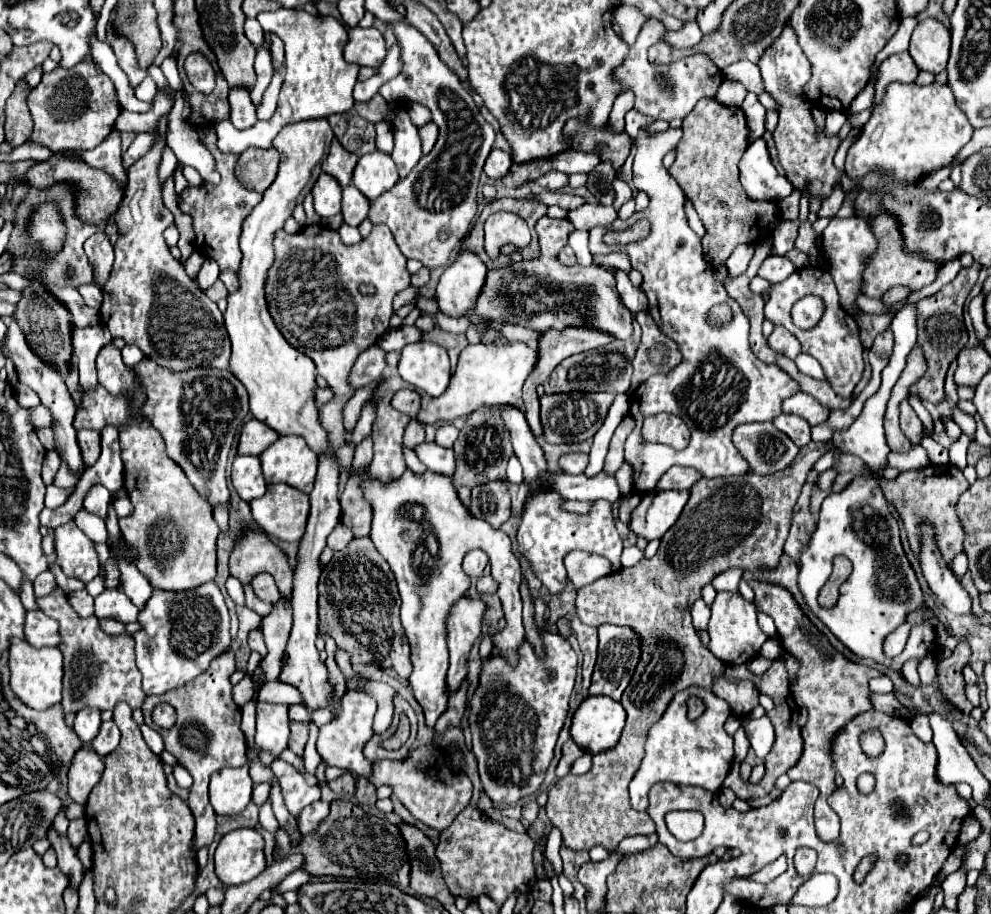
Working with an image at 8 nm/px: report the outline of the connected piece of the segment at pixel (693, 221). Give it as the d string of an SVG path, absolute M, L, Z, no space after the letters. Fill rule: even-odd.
M686 198L685 212L688 218L689 225L696 232L696 234L700 238L702 238L705 234L705 228L696 210L694 209L692 202L688 198Z

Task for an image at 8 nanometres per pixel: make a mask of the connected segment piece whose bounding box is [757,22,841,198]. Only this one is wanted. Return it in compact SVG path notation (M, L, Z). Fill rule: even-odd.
M787 22L781 36L763 52L763 58L757 62L763 82L765 82L765 90L779 102L779 124L773 132L775 144L777 144L777 152L779 152L779 162L787 172L789 182L799 188L803 192L803 188L807 186L811 196L829 196L831 188L837 180L837 176L841 176L837 172L837 168L833 166L833 156L837 152L839 140L827 140L825 136L821 140L815 140L815 124L813 118L809 116L809 102L805 102L803 96L803 84L807 84L809 74L811 74L811 64L807 62L797 38L795 38L795 30L791 28L791 24Z

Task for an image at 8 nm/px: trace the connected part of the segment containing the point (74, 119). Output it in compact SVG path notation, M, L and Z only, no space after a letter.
M81 62L71 70L57 68L45 72L41 82L31 90L27 104L35 122L29 142L47 146L53 152L67 150L69 146L73 147L69 149L95 148L111 133L113 120L121 112L113 82L93 62Z

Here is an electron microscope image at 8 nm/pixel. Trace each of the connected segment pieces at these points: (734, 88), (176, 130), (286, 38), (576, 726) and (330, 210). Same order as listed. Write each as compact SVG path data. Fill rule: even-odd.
M723 82L715 98L725 106L741 106L745 96L747 96L747 90L741 86L741 82Z
M185 92L175 94L175 104L169 112L169 130L167 130L167 146L175 152L177 160L183 164L193 166L205 182L211 182L213 186L219 184L219 172L215 170L213 154L205 150L205 144L199 140L199 134L195 130L189 130L187 116L191 114L189 100Z
M279 8L275 12L261 12L257 16L259 24L267 32L267 34L275 34L283 40L285 44L285 80L283 80L283 98L277 104L275 114L269 120L257 120L251 128L247 130L237 130L229 120L217 122L215 130L217 130L217 148L223 154L241 154L243 150L257 146L261 149L273 149L273 140L277 132L285 126L301 120L311 120L311 118L327 118L331 114L339 114L339 112L347 112L353 106L353 86L357 82L357 74L359 74L359 66L349 64L343 60L343 46L347 42L347 28L335 20L333 16L313 16L307 14L305 10L287 10L287 8Z
M587 696L573 714L571 738L591 754L617 744L625 726L625 710L607 696Z
M321 172L311 194L313 194L313 208L321 218L331 218L341 212L341 186L329 174Z

